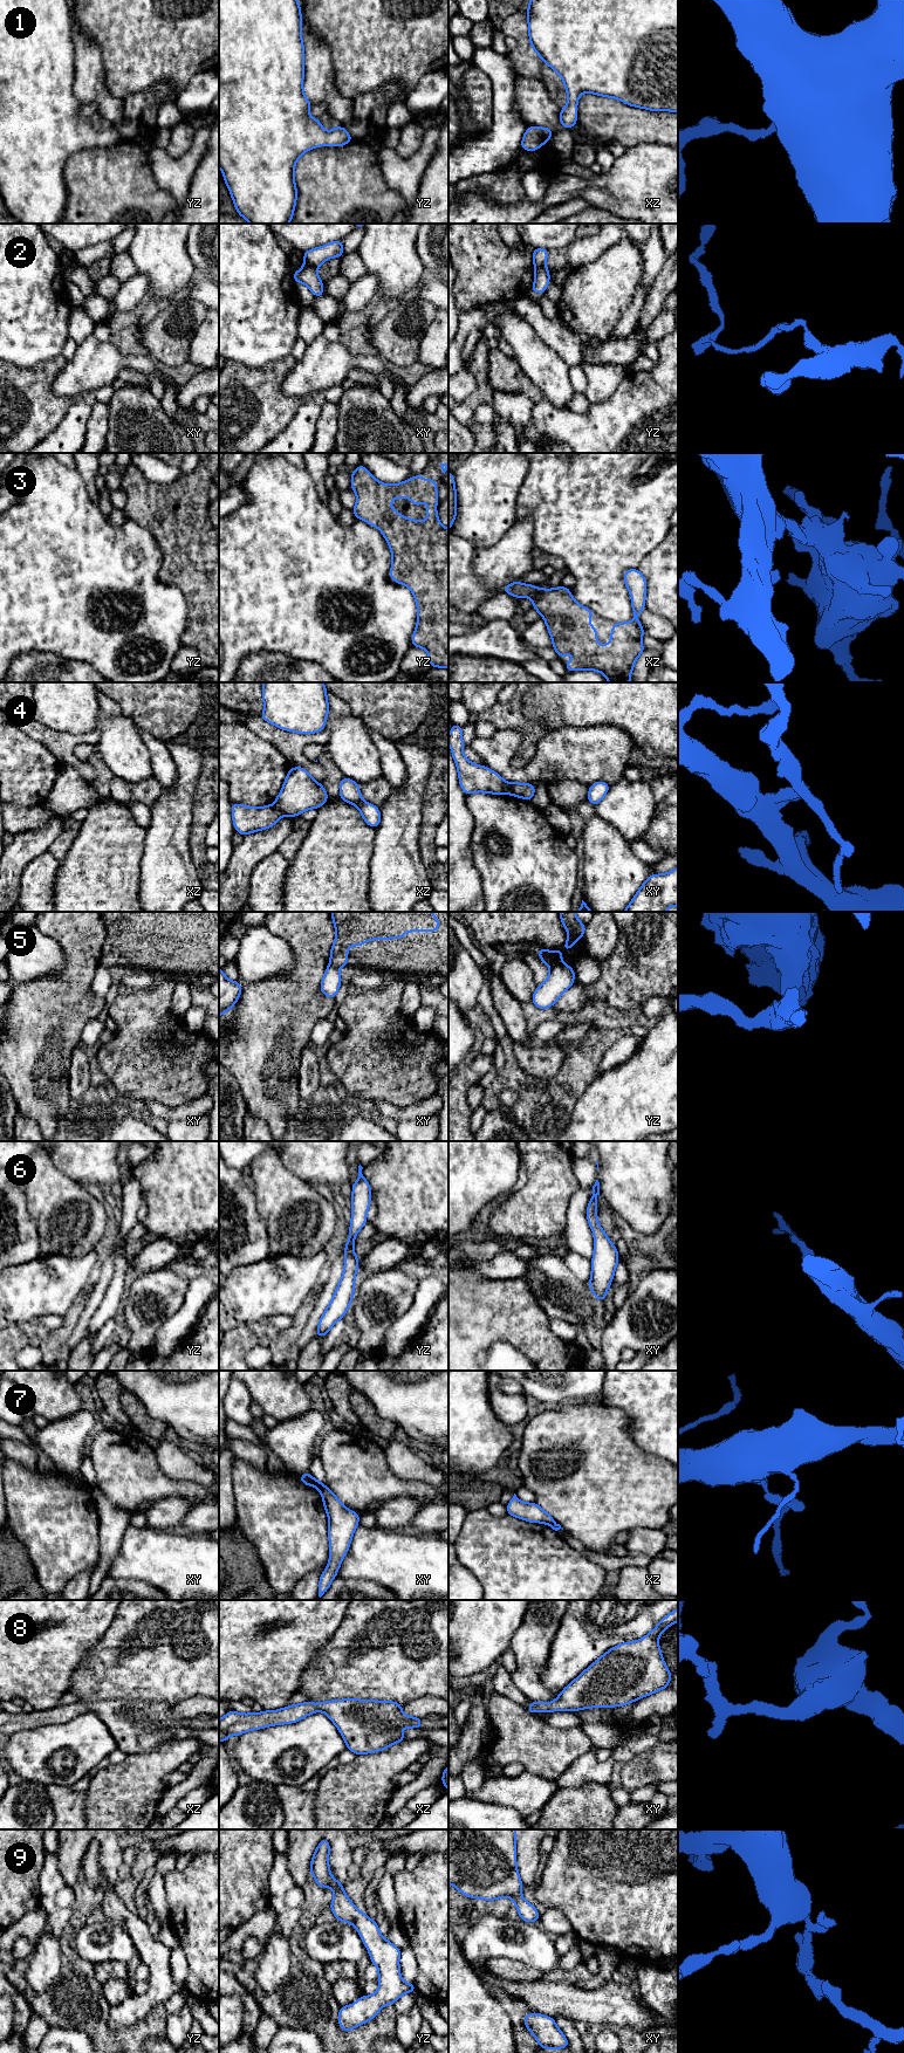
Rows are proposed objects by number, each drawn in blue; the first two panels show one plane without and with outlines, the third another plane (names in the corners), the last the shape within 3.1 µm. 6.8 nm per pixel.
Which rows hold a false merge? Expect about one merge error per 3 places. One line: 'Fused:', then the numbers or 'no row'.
Fused: 2, 4, 5, 7

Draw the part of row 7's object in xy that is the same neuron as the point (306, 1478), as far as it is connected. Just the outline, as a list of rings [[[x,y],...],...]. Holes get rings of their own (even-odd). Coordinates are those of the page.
[[[310,1472],[301,1474],[301,1475],[299,1475],[299,1477],[300,1477],[302,1484],[304,1484],[304,1485],[311,1485],[311,1486],[316,1488],[319,1491],[321,1491],[321,1489],[322,1489],[322,1482],[315,1479],[310,1475]]]

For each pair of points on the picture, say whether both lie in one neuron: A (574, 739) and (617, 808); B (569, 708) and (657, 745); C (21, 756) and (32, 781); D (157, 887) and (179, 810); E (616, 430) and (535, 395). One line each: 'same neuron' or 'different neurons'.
A: different neurons
B: same neuron
C: same neuron
D: same neuron
E: different neurons

